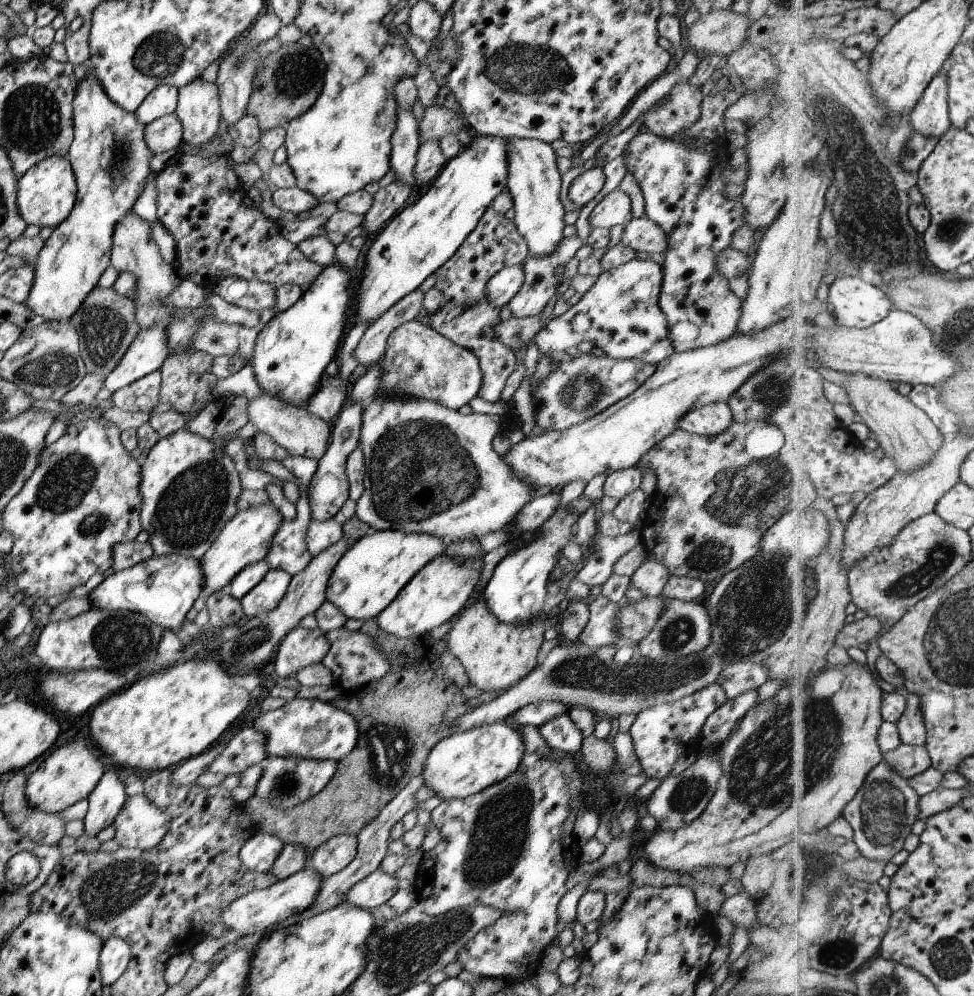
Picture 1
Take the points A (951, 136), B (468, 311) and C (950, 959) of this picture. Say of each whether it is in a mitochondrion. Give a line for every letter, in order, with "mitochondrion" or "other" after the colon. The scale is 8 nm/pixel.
A: other
B: mitochondrion
C: mitochondrion

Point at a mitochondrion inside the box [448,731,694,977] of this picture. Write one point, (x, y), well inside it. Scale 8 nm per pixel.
(500, 833)

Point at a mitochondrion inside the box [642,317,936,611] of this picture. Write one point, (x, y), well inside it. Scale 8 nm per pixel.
(747, 494)

